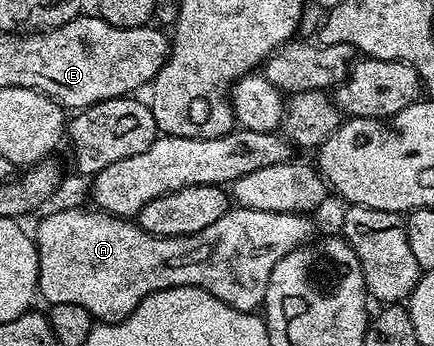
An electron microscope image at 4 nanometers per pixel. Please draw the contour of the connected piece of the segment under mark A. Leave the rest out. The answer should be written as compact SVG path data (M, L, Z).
M83 205L72 209L64 209L63 212L52 213L51 215L42 215L39 218L38 228L33 228L32 238L35 245L38 246L38 295L41 298L46 298L47 304L50 305L55 303L60 305L80 305L83 309L88 309L88 313L94 316L95 320L103 323L118 323L122 319L126 319L134 312L136 305L140 305L140 301L144 301L144 297L148 297L157 291L172 289L173 287L199 287L212 297L216 297L236 309L257 312L265 304L268 281L272 277L272 269L276 269L276 263L288 253L292 253L303 246L313 236L310 234L314 231L314 223L310 220L313 218L306 215L264 213L260 209L235 206L233 209L226 211L224 217L220 217L220 221L208 225L208 230L210 231L210 263L198 263L198 239L195 235L175 235L173 237L169 235L153 235L145 231L143 227L139 227L137 222L131 221L129 218L110 215L108 212L99 209L91 209L92 211L89 211L88 208L90 207Z

